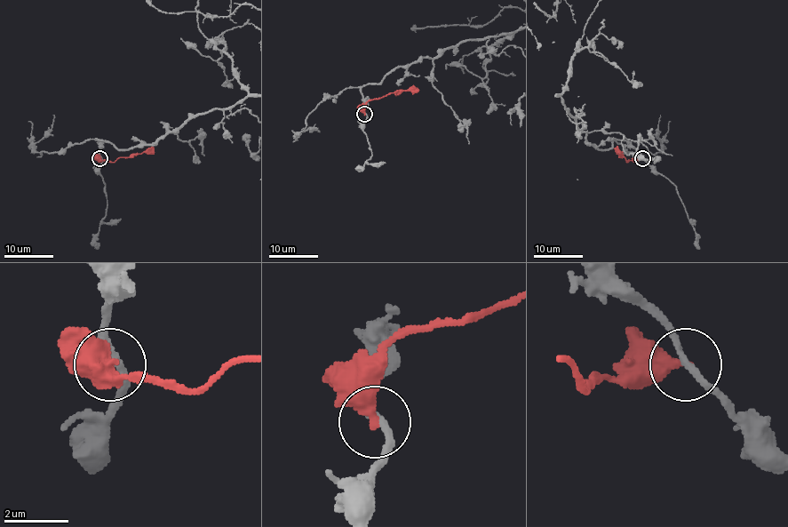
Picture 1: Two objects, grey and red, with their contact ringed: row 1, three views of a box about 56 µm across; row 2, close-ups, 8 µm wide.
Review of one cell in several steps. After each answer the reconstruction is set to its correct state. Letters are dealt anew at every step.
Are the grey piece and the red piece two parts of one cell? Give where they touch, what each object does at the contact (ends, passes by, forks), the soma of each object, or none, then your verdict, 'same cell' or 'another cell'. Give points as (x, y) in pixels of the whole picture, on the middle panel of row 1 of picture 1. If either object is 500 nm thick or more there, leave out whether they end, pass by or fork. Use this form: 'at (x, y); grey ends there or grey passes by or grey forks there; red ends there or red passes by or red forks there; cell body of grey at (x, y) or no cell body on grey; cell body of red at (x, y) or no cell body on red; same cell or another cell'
at (364, 114); grey passes by; red ends there; no cell body on grey; no cell body on red; another cell

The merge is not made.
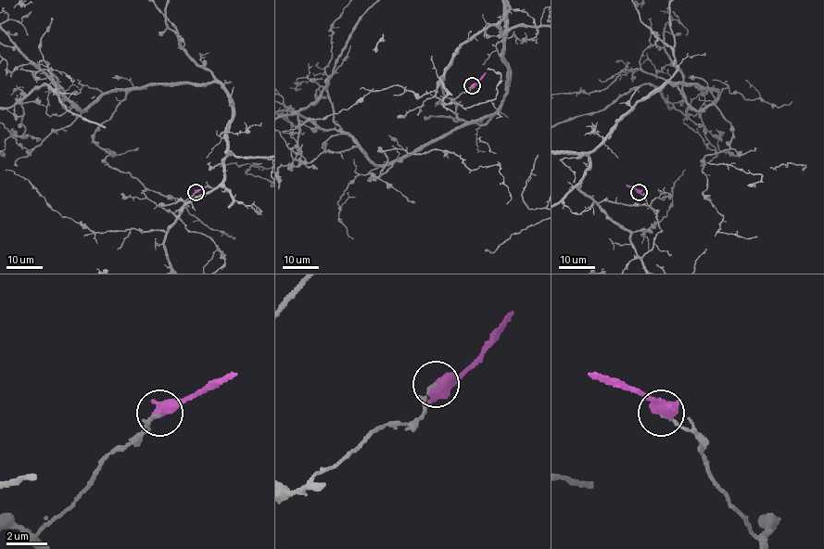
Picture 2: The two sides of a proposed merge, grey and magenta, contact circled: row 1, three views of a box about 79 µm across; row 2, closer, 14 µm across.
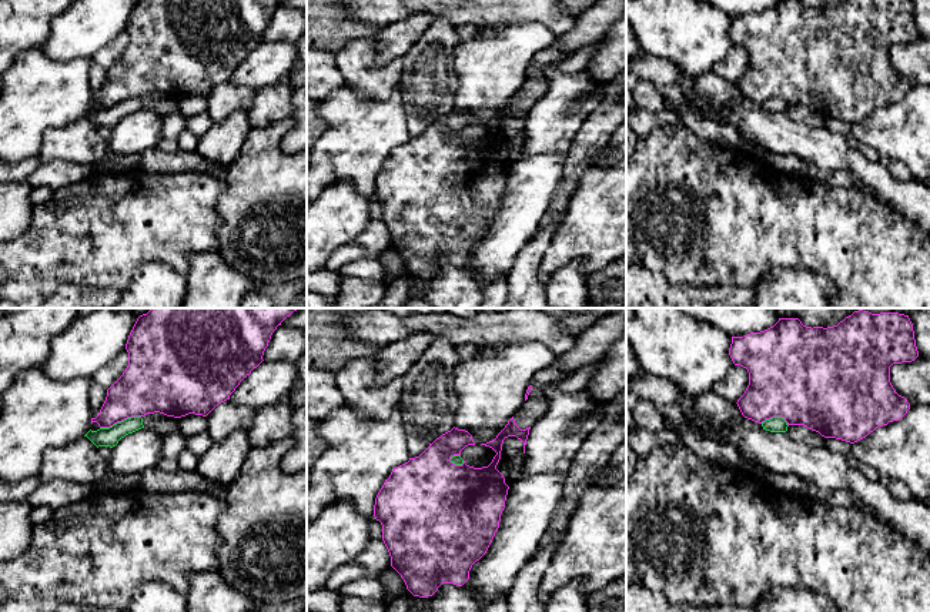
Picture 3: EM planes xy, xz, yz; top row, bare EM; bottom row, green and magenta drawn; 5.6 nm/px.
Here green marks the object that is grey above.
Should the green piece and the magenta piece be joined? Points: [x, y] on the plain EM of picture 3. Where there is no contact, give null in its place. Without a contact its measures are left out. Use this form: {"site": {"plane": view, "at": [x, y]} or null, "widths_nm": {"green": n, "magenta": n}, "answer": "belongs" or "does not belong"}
{"site": {"plane": "xy", "at": [121, 102]}, "widths_nm": {"green": 110, "magenta": 320}, "answer": "does not belong"}

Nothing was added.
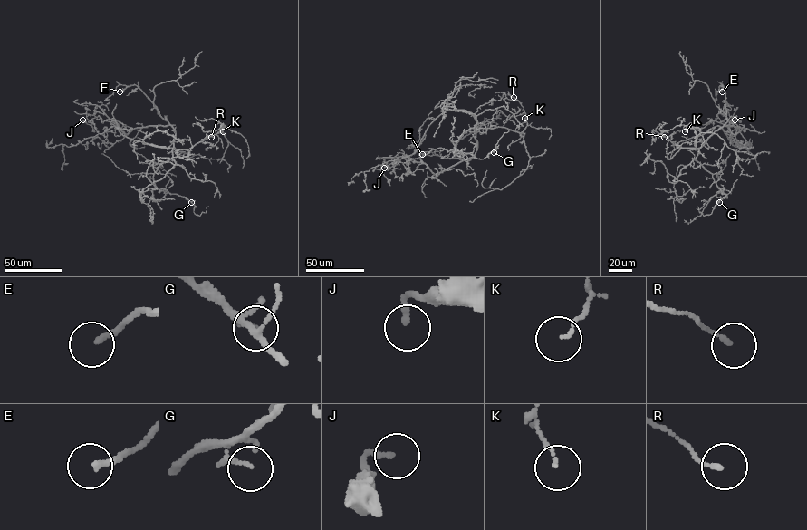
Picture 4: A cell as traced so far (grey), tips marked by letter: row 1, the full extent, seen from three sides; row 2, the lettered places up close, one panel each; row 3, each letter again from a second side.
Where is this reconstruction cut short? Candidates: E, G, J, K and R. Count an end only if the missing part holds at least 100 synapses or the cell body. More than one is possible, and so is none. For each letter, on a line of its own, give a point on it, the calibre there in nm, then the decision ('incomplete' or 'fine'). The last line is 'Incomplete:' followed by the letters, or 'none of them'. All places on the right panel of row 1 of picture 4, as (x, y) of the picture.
E: place (722, 91); calibre 180 nm; fine
G: place (719, 202); calibre 100 nm; fine
J: place (734, 120); calibre 160 nm; fine
K: place (685, 131); calibre 90 nm; fine
R: place (664, 137); calibre 130 nm; fine
Incomplete: none of them

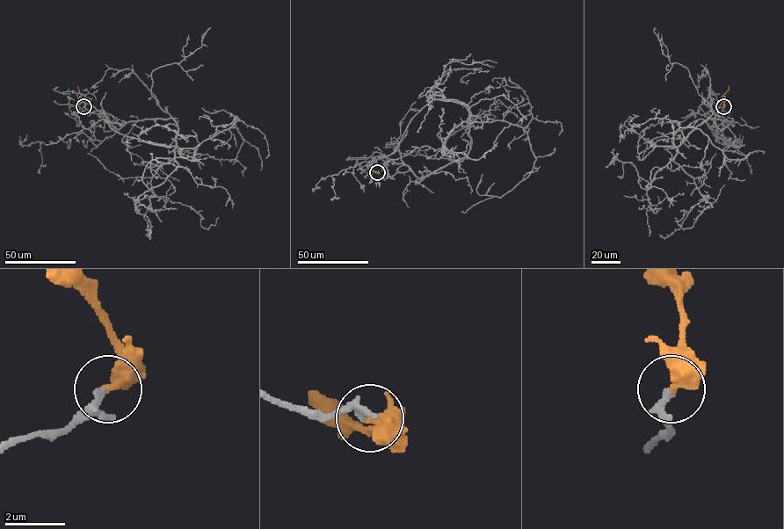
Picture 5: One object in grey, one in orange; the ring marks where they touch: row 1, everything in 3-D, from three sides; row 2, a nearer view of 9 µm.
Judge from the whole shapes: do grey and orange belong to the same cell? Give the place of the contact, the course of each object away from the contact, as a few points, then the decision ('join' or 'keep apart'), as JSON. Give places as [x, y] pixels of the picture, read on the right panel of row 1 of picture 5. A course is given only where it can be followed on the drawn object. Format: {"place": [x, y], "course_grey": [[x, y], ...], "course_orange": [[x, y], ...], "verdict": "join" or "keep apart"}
{"place": [723, 106], "course_grey": [[723, 106], [711, 128], [699, 119], [651, 141], [678, 146], [720, 119], [735, 138], [723, 163], [744, 179]], "course_orange": [[723, 106], [722, 97], [728, 86]], "verdict": "join"}

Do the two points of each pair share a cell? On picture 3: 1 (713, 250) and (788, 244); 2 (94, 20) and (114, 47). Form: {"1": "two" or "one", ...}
{"1": "one", "2": "two"}

